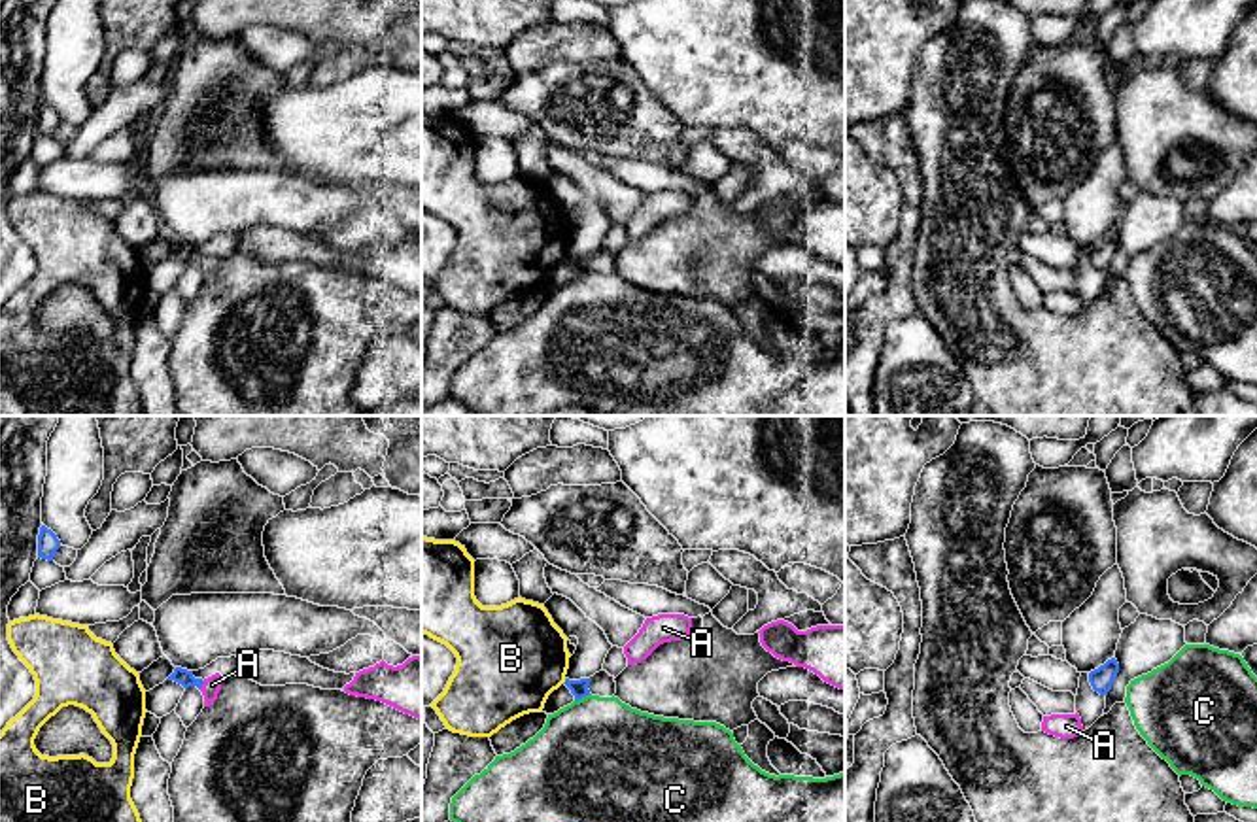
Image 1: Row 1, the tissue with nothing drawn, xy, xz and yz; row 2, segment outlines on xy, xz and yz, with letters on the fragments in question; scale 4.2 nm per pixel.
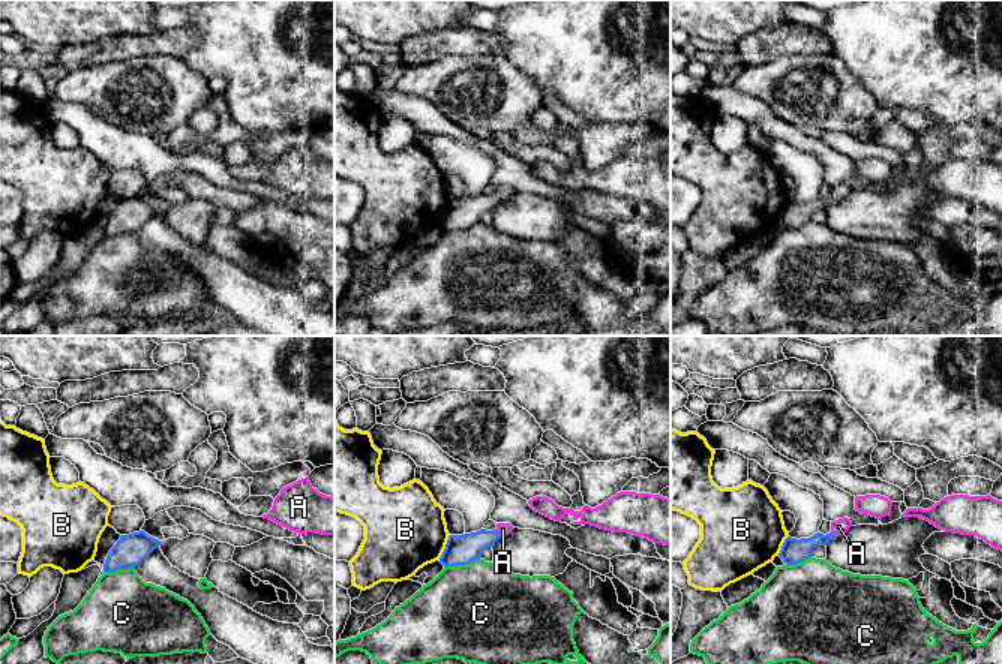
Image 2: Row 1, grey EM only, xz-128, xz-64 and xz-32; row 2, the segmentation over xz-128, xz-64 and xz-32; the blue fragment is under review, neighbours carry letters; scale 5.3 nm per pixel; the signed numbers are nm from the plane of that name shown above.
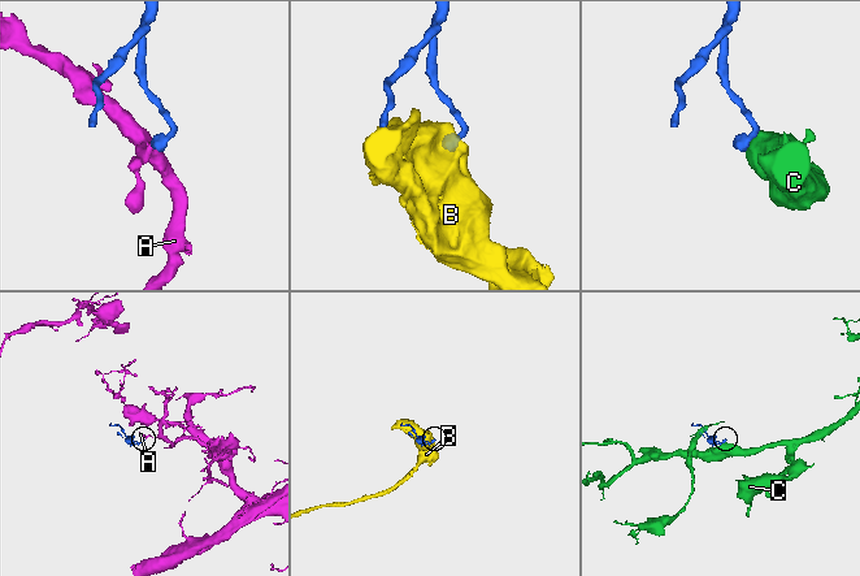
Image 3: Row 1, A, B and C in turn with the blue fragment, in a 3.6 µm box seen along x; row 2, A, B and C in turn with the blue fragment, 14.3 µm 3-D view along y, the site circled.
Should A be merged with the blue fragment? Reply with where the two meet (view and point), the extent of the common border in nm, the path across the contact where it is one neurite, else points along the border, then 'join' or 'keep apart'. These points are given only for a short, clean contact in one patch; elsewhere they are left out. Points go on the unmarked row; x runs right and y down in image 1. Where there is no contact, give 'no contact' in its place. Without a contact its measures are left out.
contact xy (203, 259); length 50 nm; way xy (184, 254), (203, 259), (212, 261); join

